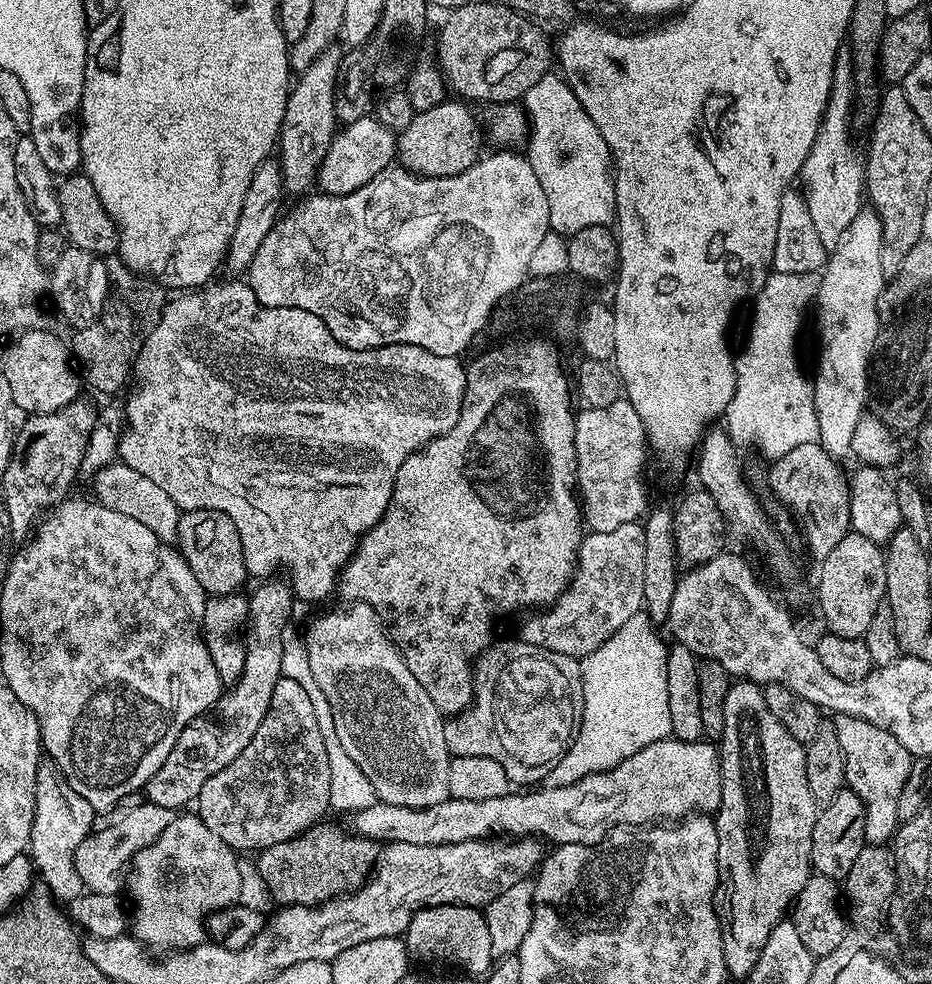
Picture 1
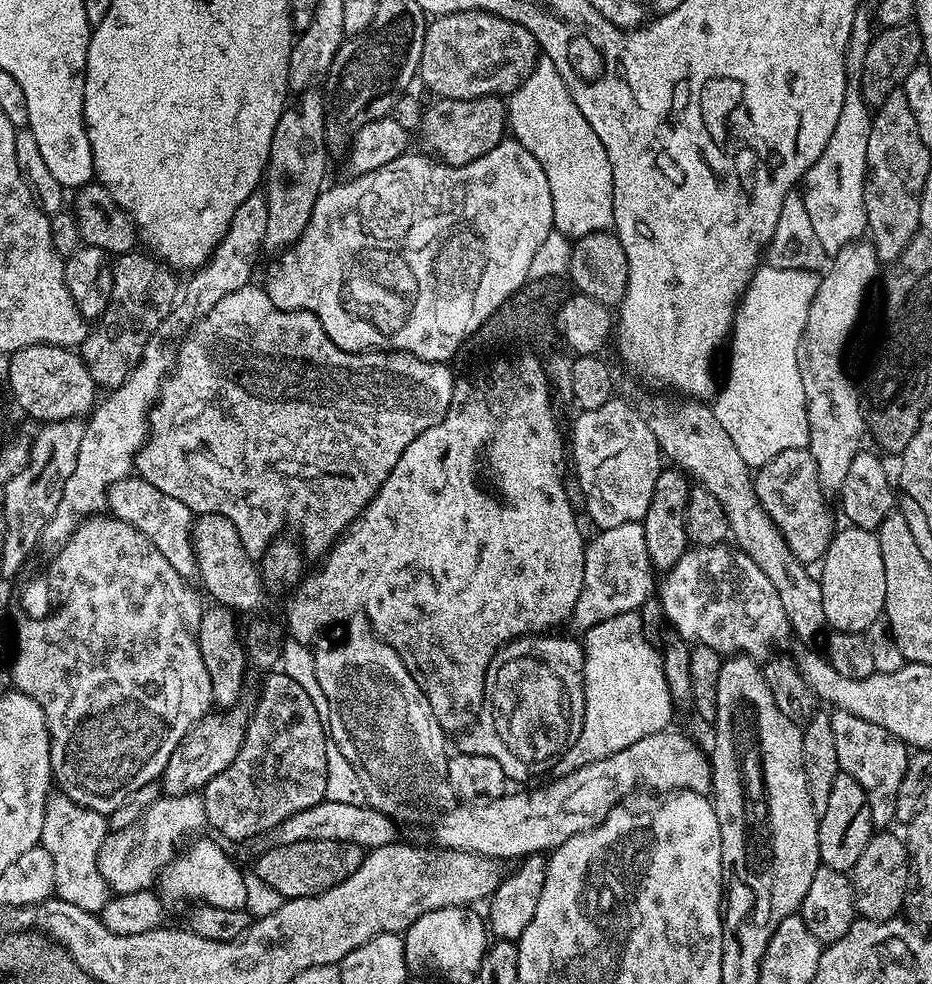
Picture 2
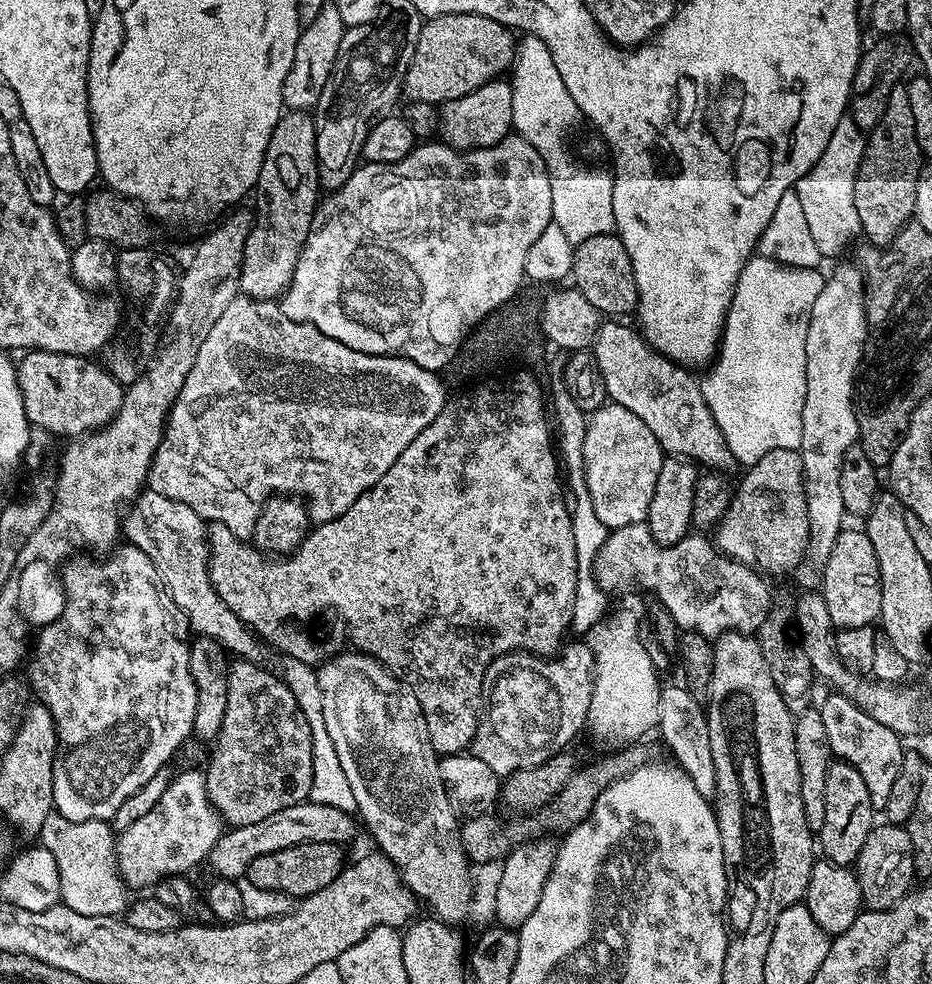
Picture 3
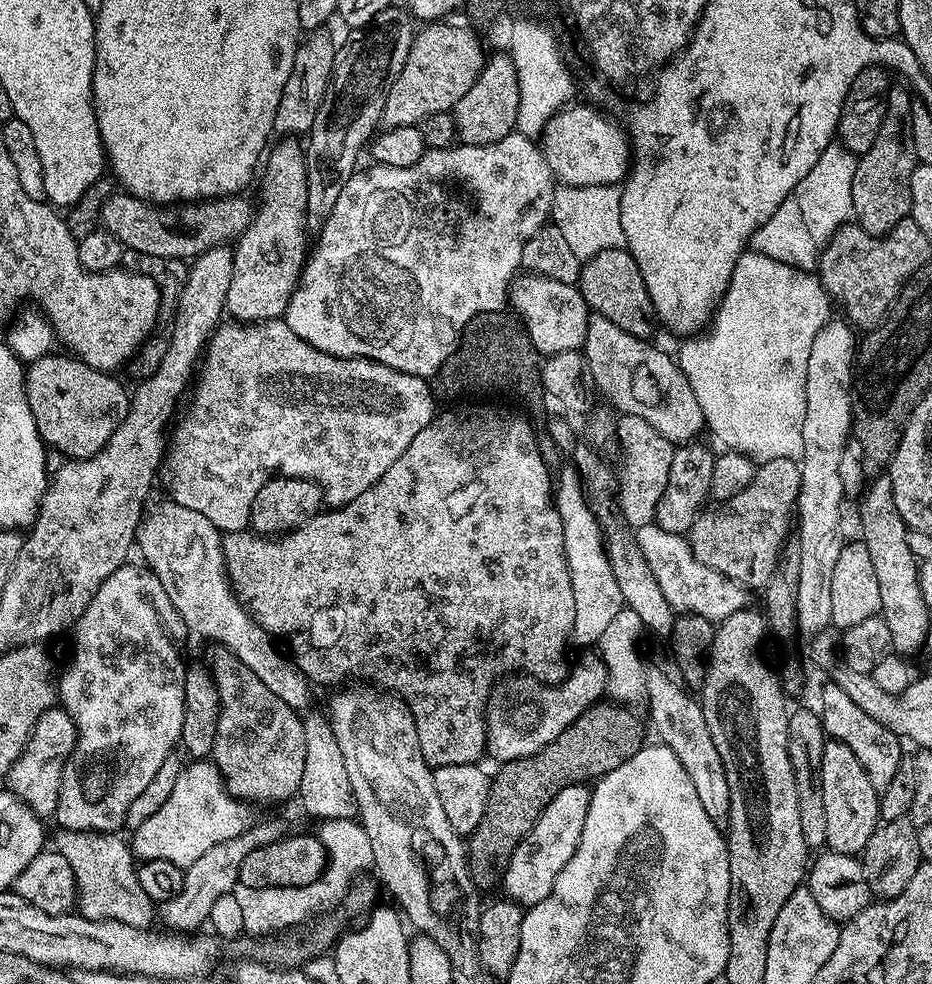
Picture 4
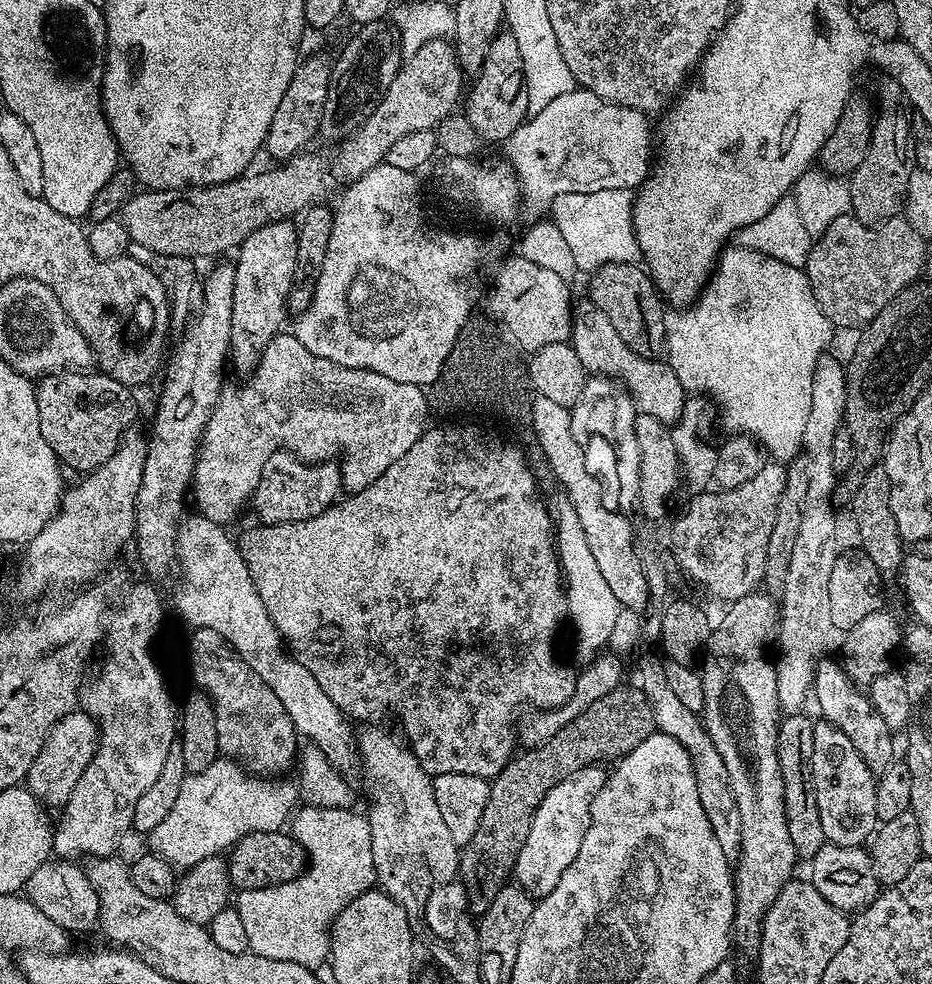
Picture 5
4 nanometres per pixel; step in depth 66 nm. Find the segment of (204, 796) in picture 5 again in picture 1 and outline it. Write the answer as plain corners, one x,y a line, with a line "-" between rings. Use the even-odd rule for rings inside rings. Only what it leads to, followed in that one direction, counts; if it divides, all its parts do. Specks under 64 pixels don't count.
141,802
137,808
127,809
123,814
125,816
121,820
114,821
109,828
97,827
81,842
74,854
74,866
78,870
78,878
84,883
88,892
107,896
117,895
121,891
126,869
131,865
132,859
143,848
150,846
150,842
159,838
162,830
166,830
166,826
170,826
174,812
171,808

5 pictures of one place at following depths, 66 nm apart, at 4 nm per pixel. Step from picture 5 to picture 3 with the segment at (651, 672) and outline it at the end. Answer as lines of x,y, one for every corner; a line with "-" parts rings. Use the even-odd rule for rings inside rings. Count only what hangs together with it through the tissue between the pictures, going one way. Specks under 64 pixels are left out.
665,685
659,696
659,722
657,724
658,732
661,732
667,746
670,748
673,756
677,759
677,765
688,775
689,783
692,783
696,790
703,797
713,799
716,795
717,774
714,770
714,756
710,745
710,732
707,709
703,703
693,695
690,695
688,689
683,685
677,686

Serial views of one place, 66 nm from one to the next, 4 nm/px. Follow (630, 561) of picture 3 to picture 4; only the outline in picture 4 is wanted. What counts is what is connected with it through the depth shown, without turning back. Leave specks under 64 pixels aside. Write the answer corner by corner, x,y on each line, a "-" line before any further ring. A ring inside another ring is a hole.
654,522
635,529
635,534
636,545
640,547
642,558
646,558
658,586
662,586
662,594
666,594
666,602
670,602
670,606
677,613
701,616
719,622
730,614
749,607
749,589
726,578
718,570
698,562
698,558
692,552
691,544
683,535
670,534

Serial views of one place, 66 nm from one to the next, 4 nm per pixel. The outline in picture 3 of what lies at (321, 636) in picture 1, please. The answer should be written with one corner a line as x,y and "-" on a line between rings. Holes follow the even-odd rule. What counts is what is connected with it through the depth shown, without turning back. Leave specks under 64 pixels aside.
345,650
340,655
333,656
332,659
319,665
316,672
316,686
318,696
321,696
319,719
326,722
326,734
330,734
330,742
334,742
334,750
338,750
338,762
342,762
342,770
346,770
346,778
350,781
350,790
354,790
356,812
362,822
362,819
364,819
369,834
376,839
375,847
383,852
385,858
400,871
400,878
404,881
404,885
411,890
413,896
423,907
425,904
432,911
429,913
435,919
441,920
444,924
460,926
460,923
472,912
472,876
468,873
470,861
468,855
464,853
464,847
460,844
458,816
450,806
450,798
446,794
446,786
442,782
442,774
440,773
440,756
432,748
424,711
414,694
414,690
410,685
405,684
395,672
391,672
381,660
375,660
372,656
365,656
359,650

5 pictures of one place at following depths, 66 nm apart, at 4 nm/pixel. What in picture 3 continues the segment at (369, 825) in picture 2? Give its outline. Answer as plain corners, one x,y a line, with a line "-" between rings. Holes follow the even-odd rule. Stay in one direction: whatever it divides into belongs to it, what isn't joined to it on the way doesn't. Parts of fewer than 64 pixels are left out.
311,802
286,806
285,809
275,811
274,814
260,822
229,827
212,847
207,863
212,864
217,877
229,882
236,882
247,873
250,862
254,862
254,858
262,858
262,854
274,854
278,850
286,850
290,846
313,844
314,842
347,845
347,840
352,840
356,836
355,823
357,824
357,821
354,819
353,813
334,810
334,806
322,806

